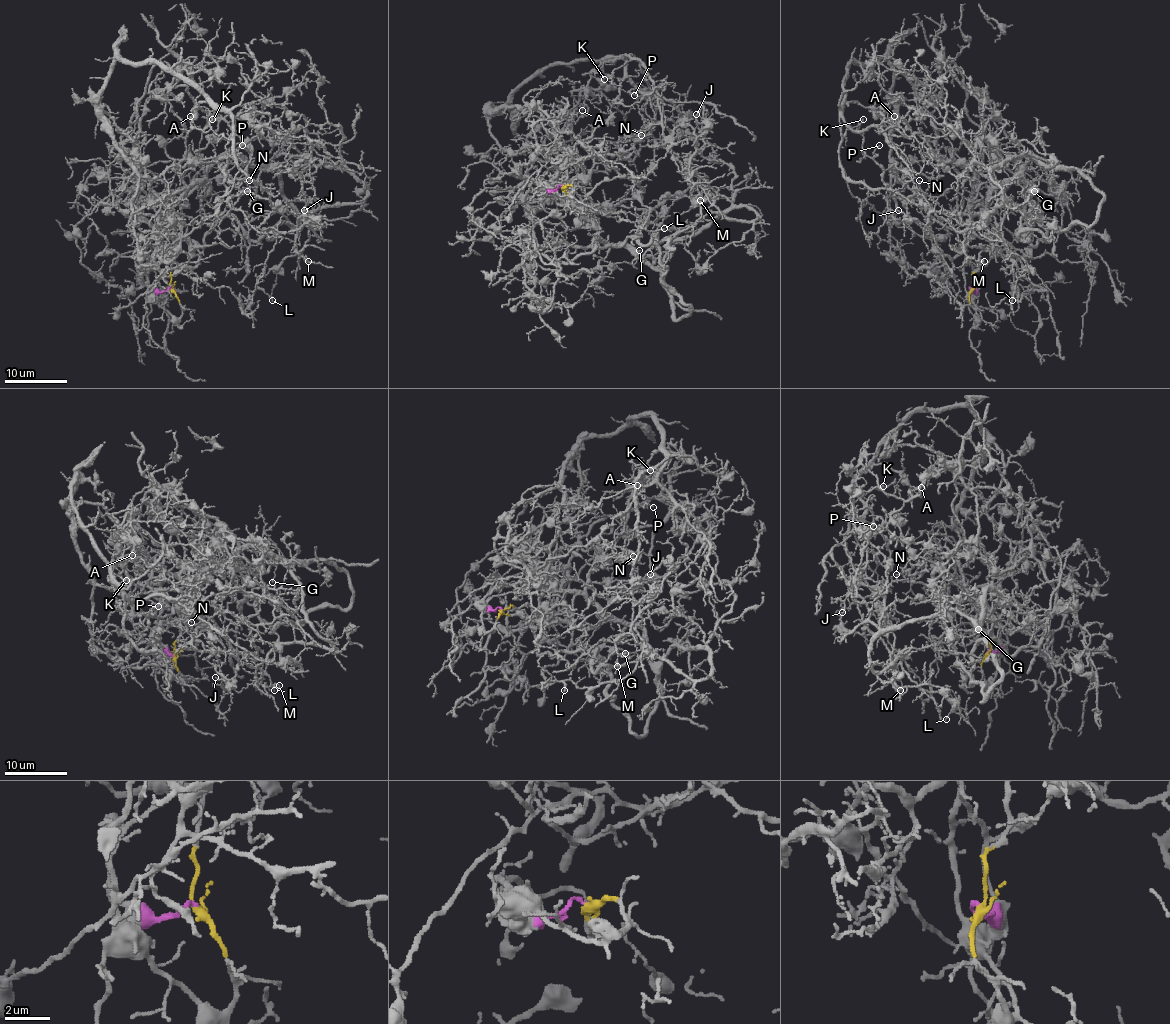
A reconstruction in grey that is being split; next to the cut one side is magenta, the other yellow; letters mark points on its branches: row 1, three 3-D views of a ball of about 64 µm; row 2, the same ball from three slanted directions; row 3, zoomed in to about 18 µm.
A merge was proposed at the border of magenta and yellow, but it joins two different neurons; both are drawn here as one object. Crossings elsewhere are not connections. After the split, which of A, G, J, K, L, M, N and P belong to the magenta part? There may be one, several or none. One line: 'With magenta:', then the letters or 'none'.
With magenta: G, J, L, M

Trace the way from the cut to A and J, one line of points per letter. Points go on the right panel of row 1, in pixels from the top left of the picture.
A: (970, 288), (990, 243), (939, 224), (893, 174), (893, 66), (852, 63), (845, 99), (895, 116)
J: (970, 288), (970, 221), (1029, 153), (1050, 163), (1017, 155), (996, 166), (1004, 202), (956, 232), (898, 210)

